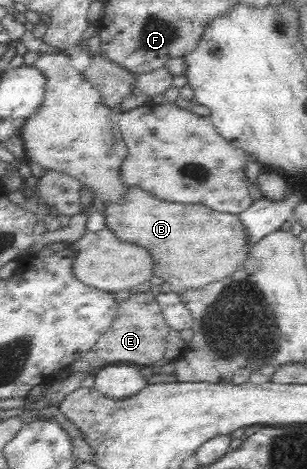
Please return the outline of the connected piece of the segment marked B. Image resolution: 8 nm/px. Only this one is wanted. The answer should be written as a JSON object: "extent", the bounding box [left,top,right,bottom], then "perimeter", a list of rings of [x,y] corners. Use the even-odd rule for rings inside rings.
{"extent":[105,188,254,294],"perimeter":[[[141,188],[127,189],[124,199],[120,203],[106,206],[105,226],[121,240],[137,242],[143,248],[148,248],[154,258],[155,276],[163,278],[163,282],[169,283],[177,294],[188,290],[194,291],[234,275],[242,268],[254,246],[248,239],[248,234],[239,215],[215,212],[201,204],[161,202]]]}

